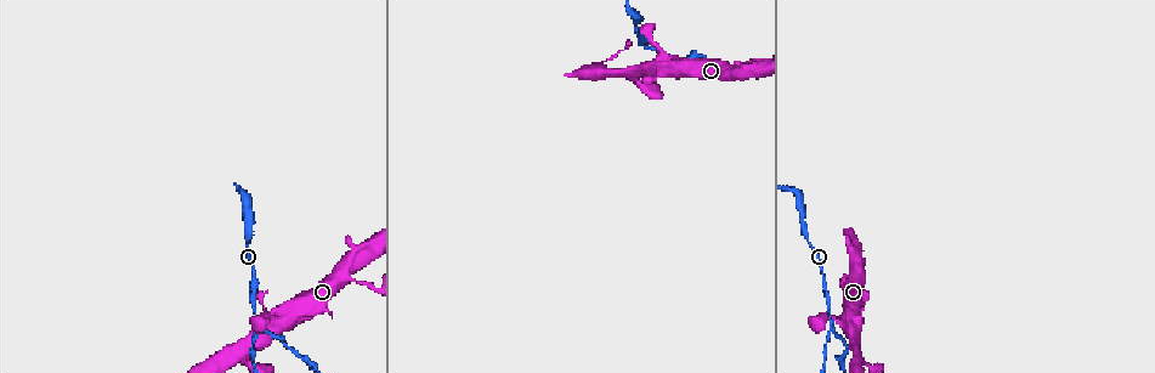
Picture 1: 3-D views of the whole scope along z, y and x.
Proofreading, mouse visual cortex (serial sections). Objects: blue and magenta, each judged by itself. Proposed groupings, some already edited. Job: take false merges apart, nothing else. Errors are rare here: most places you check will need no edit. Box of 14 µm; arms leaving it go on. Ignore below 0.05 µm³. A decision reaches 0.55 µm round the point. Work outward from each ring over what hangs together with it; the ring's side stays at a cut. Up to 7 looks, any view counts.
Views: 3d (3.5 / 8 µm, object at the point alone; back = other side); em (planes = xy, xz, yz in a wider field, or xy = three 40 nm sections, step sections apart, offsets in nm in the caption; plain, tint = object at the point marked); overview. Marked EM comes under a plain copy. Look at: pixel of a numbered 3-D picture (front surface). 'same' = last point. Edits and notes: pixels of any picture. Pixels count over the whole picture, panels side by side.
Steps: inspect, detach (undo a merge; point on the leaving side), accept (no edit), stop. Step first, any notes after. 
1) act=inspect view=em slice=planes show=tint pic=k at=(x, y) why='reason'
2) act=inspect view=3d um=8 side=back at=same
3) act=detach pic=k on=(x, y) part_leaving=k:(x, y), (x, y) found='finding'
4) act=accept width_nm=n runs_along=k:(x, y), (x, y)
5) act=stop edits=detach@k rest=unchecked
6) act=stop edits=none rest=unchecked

act=inspect view=3d um=3.5 side=back pic=1 at=(350, 280) why='three arms meet'

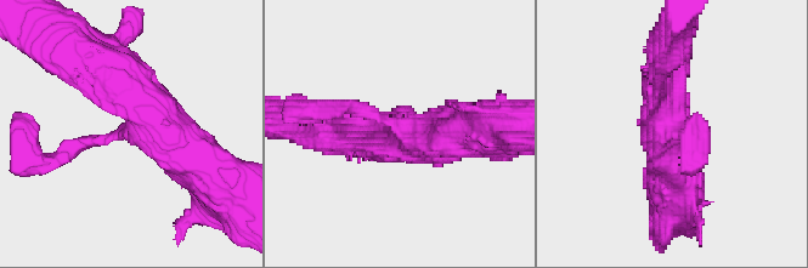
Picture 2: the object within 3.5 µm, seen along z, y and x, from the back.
act=inspect view=em slice=xy step=3 show=tint pic=2 at=(133, 127) arms=3 arm_widths_nm=200,400,600 why='shape alone is not enough'

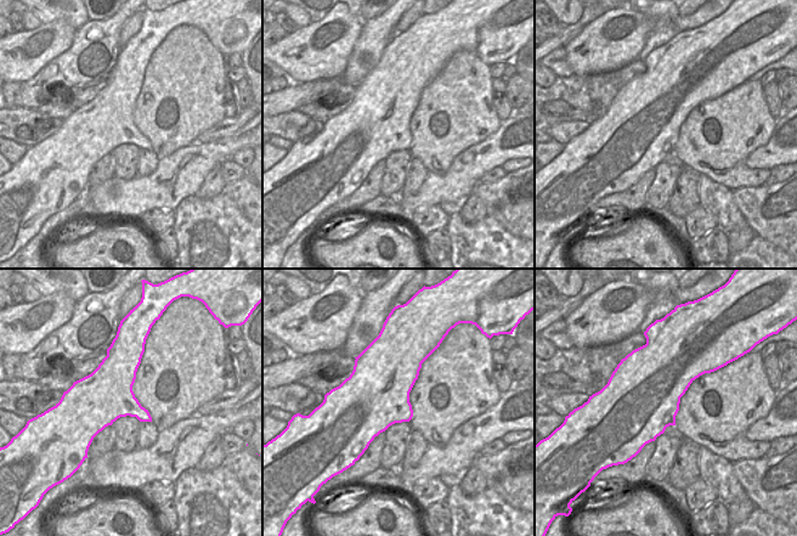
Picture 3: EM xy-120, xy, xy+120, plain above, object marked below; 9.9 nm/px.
act=accept found='continuous, no second cell'

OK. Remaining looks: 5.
act=inspect view=3d um=3.5 pic=1 at=(629, 8) why='sudden change in width'

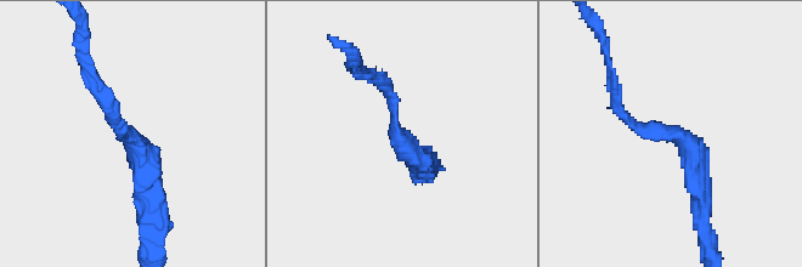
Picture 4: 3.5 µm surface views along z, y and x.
act=inspect view=em slice=xy step=5 show=tint pic=4 at=(125, 134)

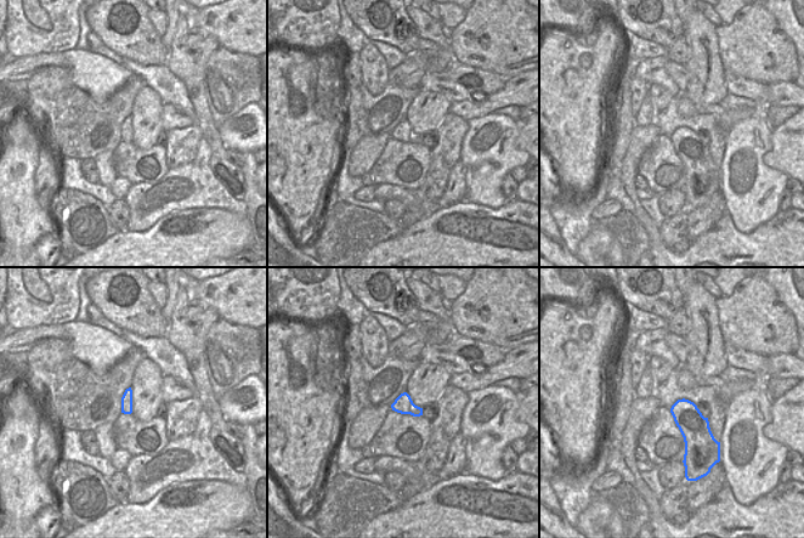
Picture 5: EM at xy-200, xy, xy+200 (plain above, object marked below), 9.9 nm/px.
act=accept width_nm=180 runs_along=4:(701, 200), (683, 137), (630, 115) found='one cell here'

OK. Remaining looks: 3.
act=inspect view=3d um=3.5 side=back pic=1 at=(645, 48) why='three arms meet'

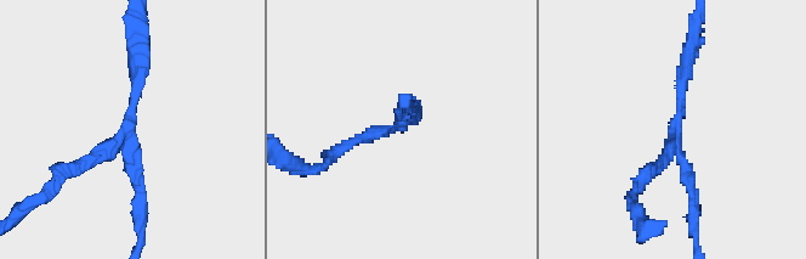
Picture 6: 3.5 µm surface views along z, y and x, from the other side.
act=inspect view=em slice=xy step=5 show=tint pic=6 at=(673, 127) arms=3 arm_widths_nm=150,150,200 why='now the EM'

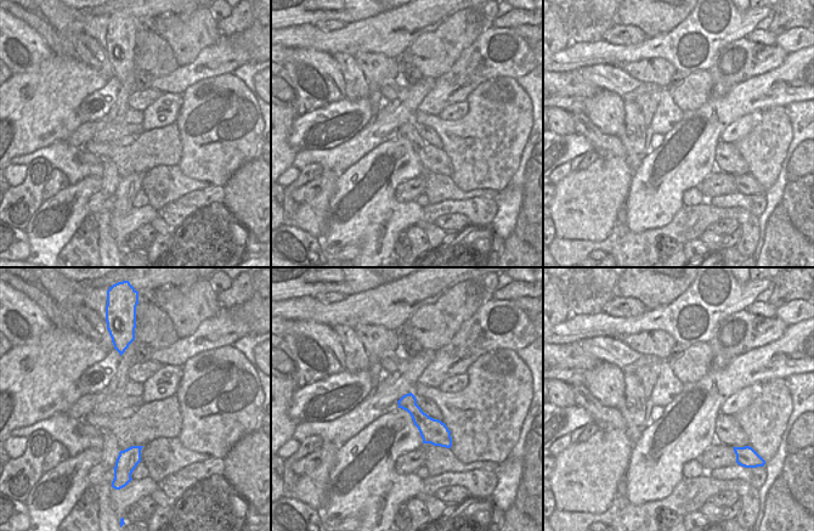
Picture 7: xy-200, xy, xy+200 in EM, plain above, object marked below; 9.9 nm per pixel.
act=accept runs_along=6:(141, 54), (130, 124), (67, 173) found='continuous, no second cell'

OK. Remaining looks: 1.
act=stop edits=none rest=unchecked

